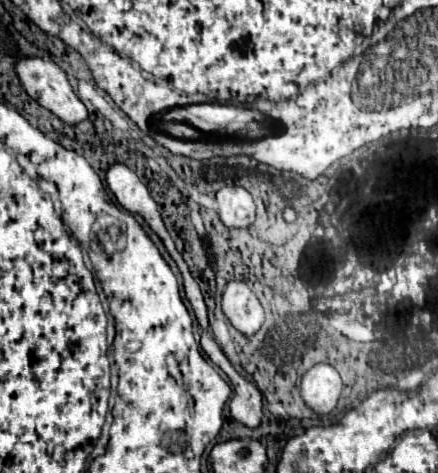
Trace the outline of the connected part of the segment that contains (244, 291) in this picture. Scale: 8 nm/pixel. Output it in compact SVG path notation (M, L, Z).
M228 282L222 294L222 312L230 324L246 336L252 336L264 322L264 310L256 294L244 282Z

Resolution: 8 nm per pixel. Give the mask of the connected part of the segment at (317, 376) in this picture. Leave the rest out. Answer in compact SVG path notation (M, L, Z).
M316 364L310 368L300 382L300 394L308 408L316 414L328 414L336 408L342 392L342 380L330 364Z

